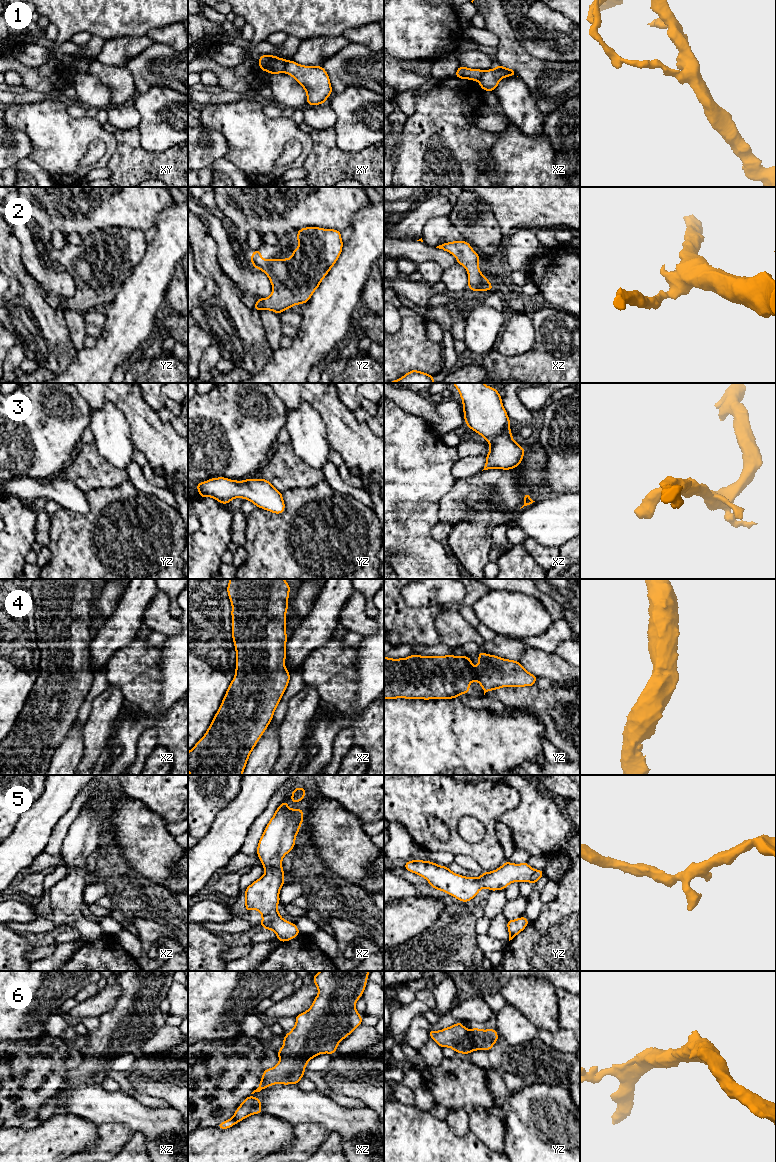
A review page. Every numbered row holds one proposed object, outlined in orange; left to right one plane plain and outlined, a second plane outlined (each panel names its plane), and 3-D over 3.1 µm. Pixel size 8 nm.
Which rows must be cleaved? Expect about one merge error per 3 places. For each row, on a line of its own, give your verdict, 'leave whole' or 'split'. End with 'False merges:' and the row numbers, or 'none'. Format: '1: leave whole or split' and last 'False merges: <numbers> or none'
1: split
2: leave whole
3: leave whole
4: leave whole
5: leave whole
6: leave whole
False merges: 1

